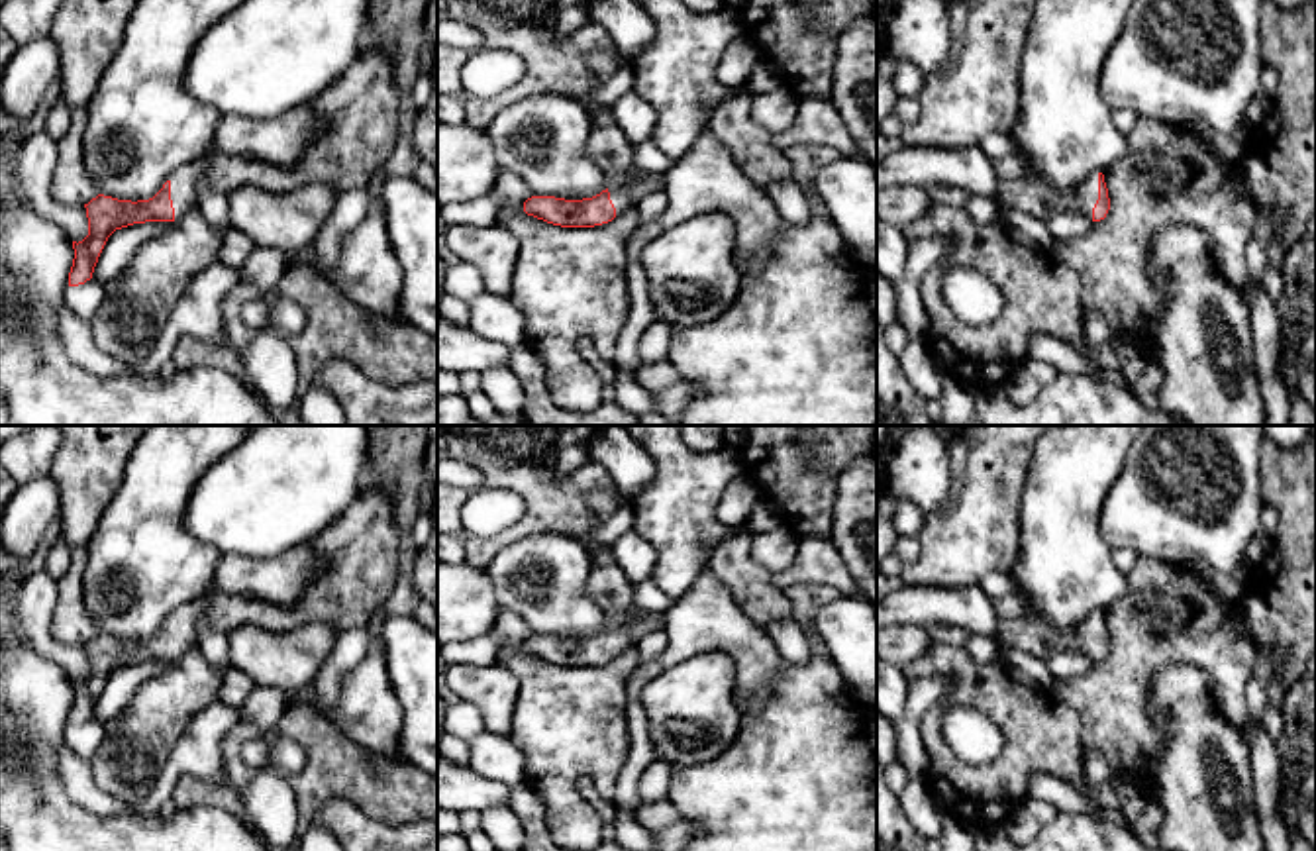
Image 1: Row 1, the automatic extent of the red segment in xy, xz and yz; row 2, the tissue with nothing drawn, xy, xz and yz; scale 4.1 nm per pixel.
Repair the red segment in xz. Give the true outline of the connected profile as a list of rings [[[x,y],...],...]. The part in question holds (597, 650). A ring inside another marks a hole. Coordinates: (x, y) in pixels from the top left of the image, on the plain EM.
[[[600,545],[592,559],[596,569],[586,590],[606,612],[608,627],[582,639],[531,635],[524,641],[528,655],[561,667],[594,667],[633,647],[653,627],[665,626],[661,612],[632,612],[633,582],[618,567],[612,547]]]

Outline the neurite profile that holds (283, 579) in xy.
[[[312,541],[267,559],[224,553],[212,586],[247,600],[259,598],[277,606],[292,606],[318,573],[320,557]]]

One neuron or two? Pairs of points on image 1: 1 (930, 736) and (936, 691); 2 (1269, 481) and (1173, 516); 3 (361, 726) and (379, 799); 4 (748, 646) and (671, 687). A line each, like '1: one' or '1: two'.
1: two
2: two
3: two
4: two

